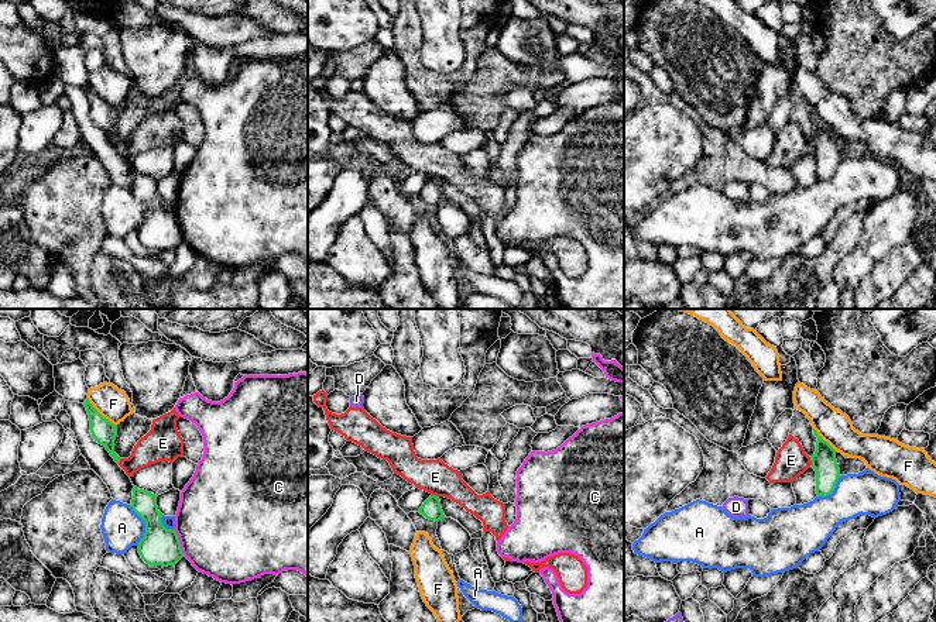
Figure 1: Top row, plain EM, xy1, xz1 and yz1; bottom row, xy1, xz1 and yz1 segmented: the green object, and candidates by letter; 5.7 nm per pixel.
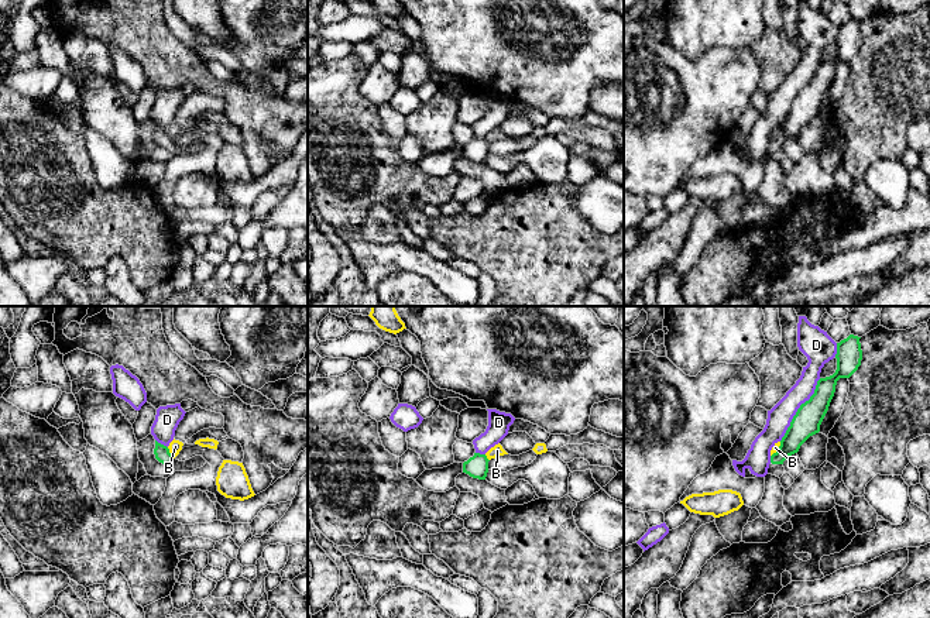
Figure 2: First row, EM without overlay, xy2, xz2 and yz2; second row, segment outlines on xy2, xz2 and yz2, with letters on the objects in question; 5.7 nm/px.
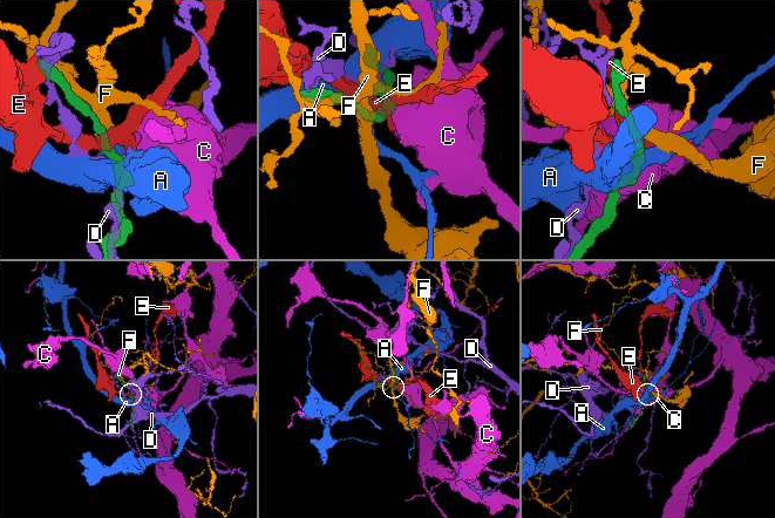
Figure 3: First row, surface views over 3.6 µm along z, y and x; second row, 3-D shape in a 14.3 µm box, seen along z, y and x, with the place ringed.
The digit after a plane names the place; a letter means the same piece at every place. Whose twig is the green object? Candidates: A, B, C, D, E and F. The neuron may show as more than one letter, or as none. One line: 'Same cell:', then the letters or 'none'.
Same cell: none

